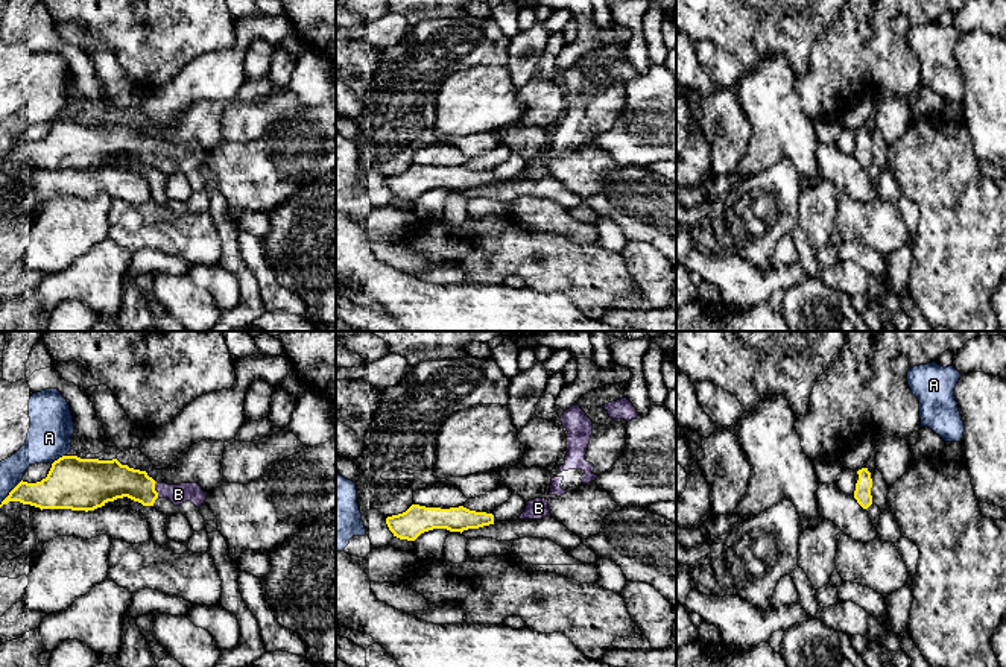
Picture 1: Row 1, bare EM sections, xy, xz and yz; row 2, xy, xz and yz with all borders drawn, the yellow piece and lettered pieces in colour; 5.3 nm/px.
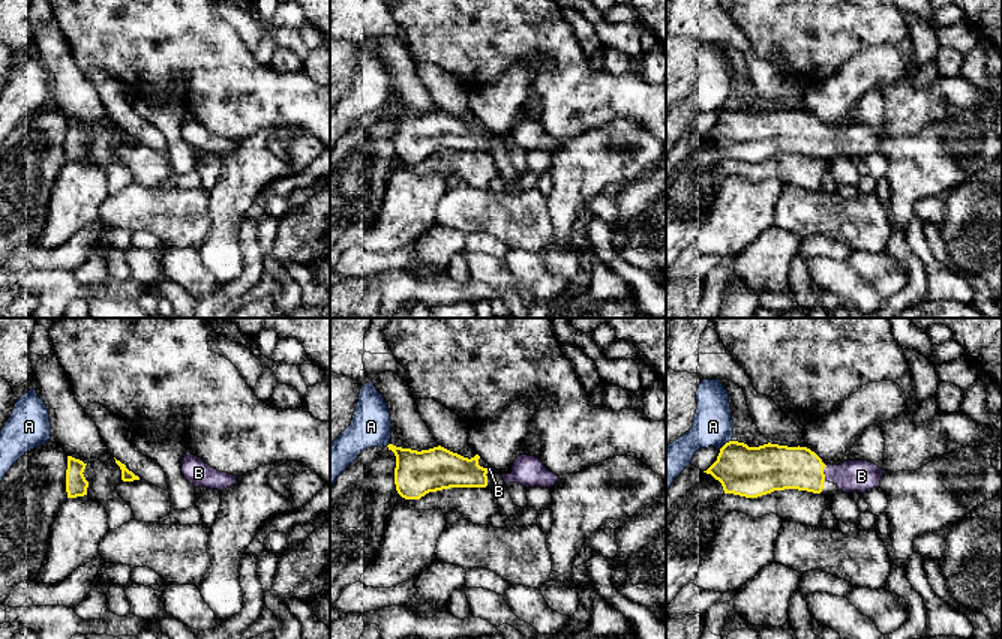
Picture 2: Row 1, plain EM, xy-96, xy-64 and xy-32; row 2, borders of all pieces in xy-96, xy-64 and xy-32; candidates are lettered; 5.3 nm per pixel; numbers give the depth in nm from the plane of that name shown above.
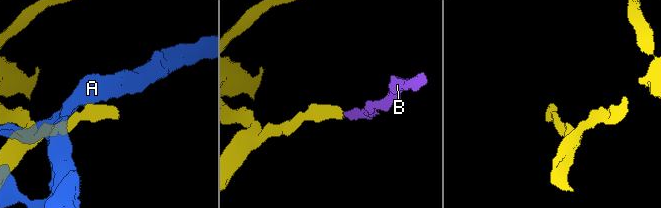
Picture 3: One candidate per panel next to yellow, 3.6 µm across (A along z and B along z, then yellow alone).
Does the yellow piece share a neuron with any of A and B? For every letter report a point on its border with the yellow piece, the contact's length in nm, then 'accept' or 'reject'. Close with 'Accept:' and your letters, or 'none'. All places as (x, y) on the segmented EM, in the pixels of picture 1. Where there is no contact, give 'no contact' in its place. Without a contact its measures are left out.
A: xy (60, 458) | 90 nm | reject
B: xy (157, 494) | 40 nm | accept
Accept: B

